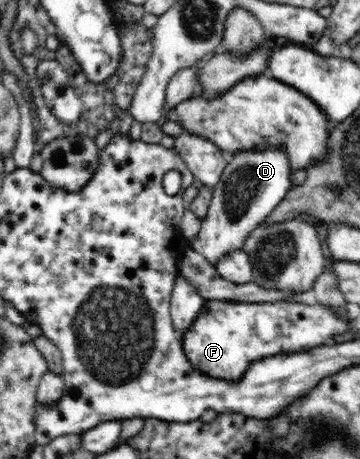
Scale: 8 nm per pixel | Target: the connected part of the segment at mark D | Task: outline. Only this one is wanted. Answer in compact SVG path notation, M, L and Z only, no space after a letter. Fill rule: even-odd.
M280 145L260 151L238 151L229 155L220 180L213 188L213 195L206 216L201 220L200 230L192 240L186 240L186 247L206 257L215 266L217 260L234 249L242 249L244 241L254 235L254 231L264 226L265 218L272 210L276 209L279 202L291 189L292 171L290 171L290 159Z

